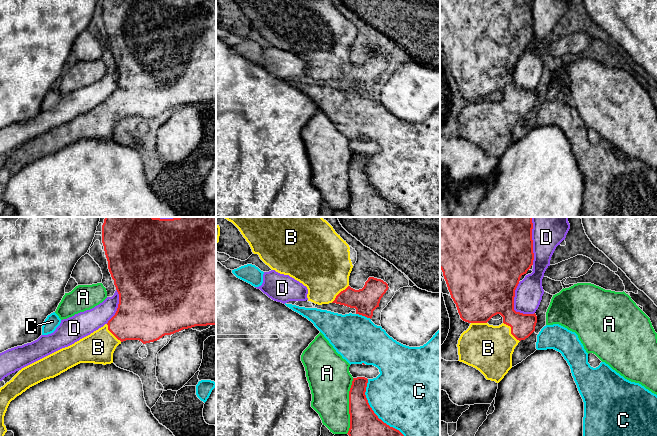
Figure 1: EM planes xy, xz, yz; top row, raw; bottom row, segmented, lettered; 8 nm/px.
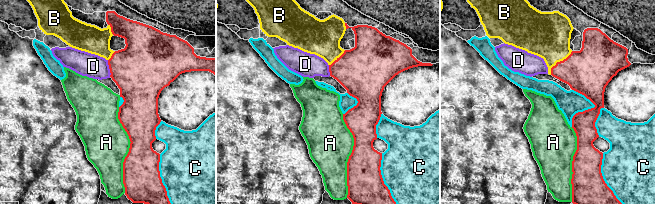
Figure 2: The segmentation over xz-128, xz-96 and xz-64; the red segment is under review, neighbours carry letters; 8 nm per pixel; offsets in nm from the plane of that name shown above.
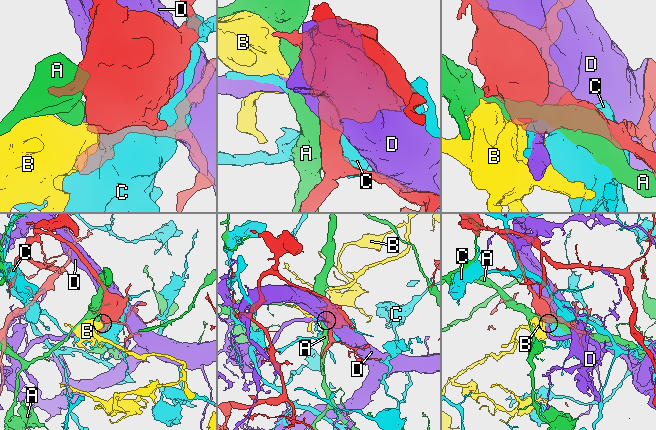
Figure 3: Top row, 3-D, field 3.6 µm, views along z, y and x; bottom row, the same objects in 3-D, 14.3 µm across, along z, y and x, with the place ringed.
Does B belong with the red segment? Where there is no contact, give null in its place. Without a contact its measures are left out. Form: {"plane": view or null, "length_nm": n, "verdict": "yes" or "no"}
{"plane": "yz", "length_nm": 200, "verdict": "yes"}

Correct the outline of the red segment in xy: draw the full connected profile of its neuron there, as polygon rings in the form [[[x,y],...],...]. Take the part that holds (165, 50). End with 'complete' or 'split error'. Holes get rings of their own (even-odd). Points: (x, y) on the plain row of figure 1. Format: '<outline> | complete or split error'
[[[103,0],[102,19],[108,37],[108,45],[114,56],[119,70],[119,80],[115,91],[103,103],[74,120],[62,124],[24,144],[22,144],[9,158],[0,164],[0,217],[7,208],[4,201],[4,192],[12,176],[21,171],[30,163],[50,154],[54,154],[80,139],[111,140],[116,123],[126,116],[139,116],[143,120],[159,116],[165,111],[171,111],[183,105],[195,102],[216,101],[216,0]]] | split error

